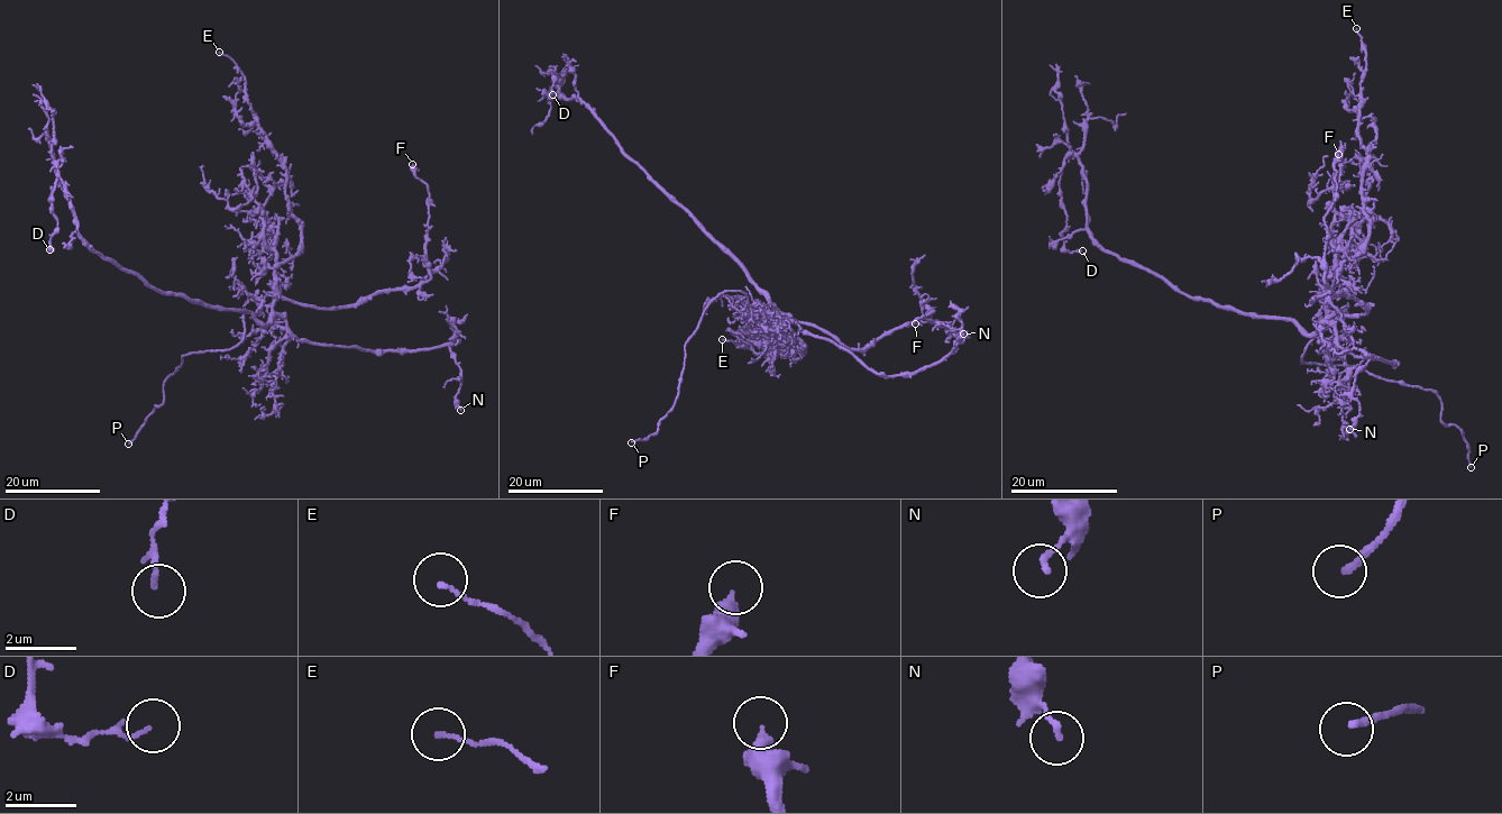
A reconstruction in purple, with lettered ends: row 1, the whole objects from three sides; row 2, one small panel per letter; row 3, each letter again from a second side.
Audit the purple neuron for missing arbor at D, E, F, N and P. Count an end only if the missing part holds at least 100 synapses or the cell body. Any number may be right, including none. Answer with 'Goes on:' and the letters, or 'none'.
Goes on: P

